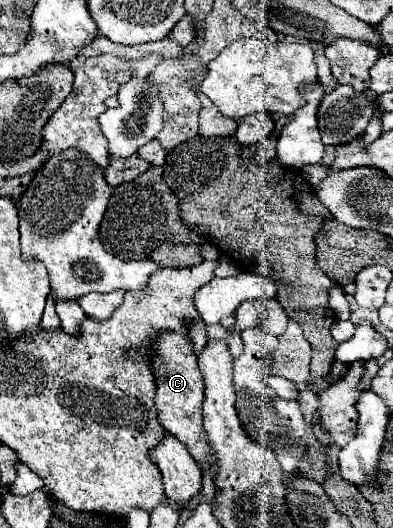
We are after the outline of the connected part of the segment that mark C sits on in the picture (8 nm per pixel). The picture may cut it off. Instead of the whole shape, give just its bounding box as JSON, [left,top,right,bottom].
[153,335,215,475]

